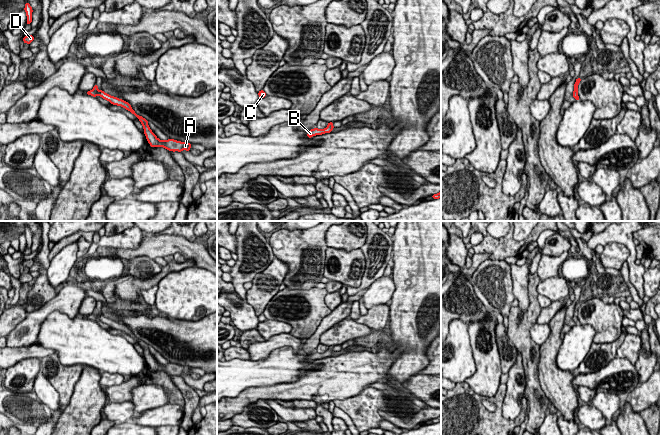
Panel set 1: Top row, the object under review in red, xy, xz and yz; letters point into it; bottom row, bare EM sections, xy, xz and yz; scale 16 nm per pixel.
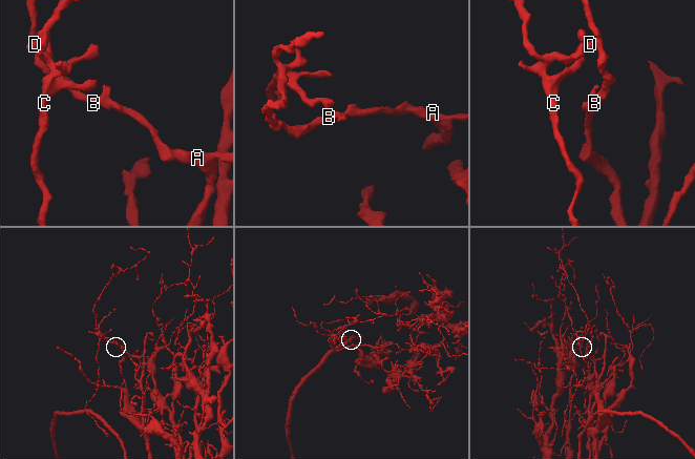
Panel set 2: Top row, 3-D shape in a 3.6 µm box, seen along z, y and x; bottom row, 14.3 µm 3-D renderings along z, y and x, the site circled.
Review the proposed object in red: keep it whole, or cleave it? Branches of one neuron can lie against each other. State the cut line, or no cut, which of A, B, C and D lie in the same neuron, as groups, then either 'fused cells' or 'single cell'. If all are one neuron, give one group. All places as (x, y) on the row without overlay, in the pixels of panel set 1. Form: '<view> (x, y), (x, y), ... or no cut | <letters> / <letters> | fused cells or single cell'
no cut | A B C D | single cell

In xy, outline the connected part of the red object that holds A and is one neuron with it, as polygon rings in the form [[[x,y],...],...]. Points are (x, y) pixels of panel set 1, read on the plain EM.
[[[96,308],[94,309],[94,312],[92,314],[88,315],[86,318],[91,319],[93,321],[96,321],[97,319],[99,319],[103,323],[109,325],[111,328],[121,330],[121,331],[125,332],[126,334],[130,335],[132,338],[134,338],[139,343],[141,348],[143,349],[144,358],[151,371],[154,371],[154,372],[155,371],[164,371],[165,373],[167,373],[169,375],[173,375],[173,376],[175,376],[175,375],[181,376],[182,374],[186,374],[186,375],[191,374],[190,373],[190,371],[192,369],[191,367],[181,366],[181,365],[177,365],[177,364],[170,363],[170,362],[166,365],[158,363],[157,360],[150,353],[150,351],[148,349],[148,344],[146,344],[142,340],[137,339],[128,326],[126,326],[122,323],[119,323],[117,321],[111,320],[111,319],[105,317],[103,314],[99,315],[98,310]]]

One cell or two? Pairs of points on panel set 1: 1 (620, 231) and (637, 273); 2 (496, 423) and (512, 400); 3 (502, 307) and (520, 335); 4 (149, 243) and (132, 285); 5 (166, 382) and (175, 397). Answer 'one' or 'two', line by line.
1: one
2: two
3: two
4: two
5: one

